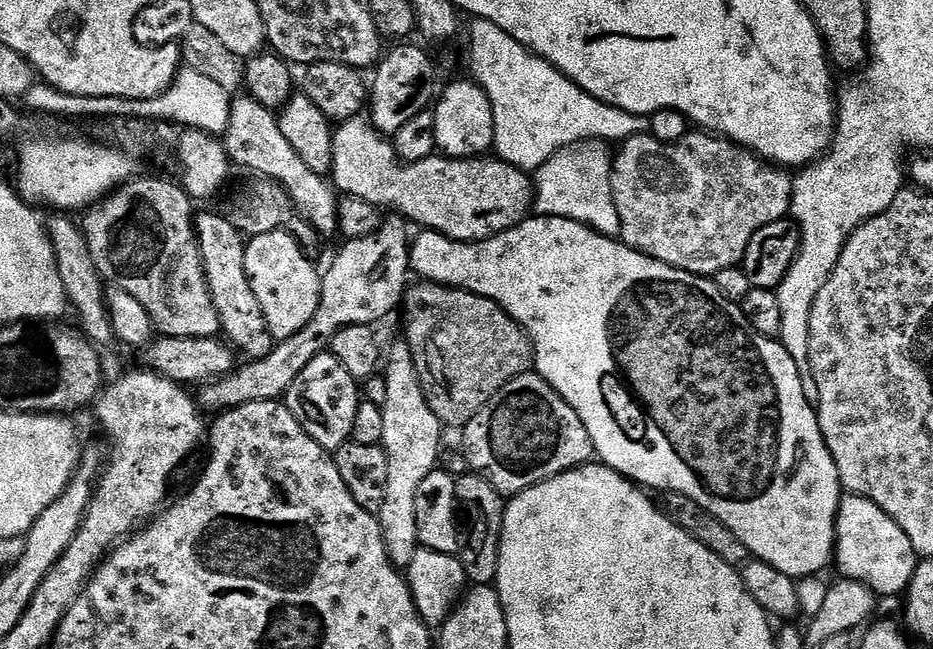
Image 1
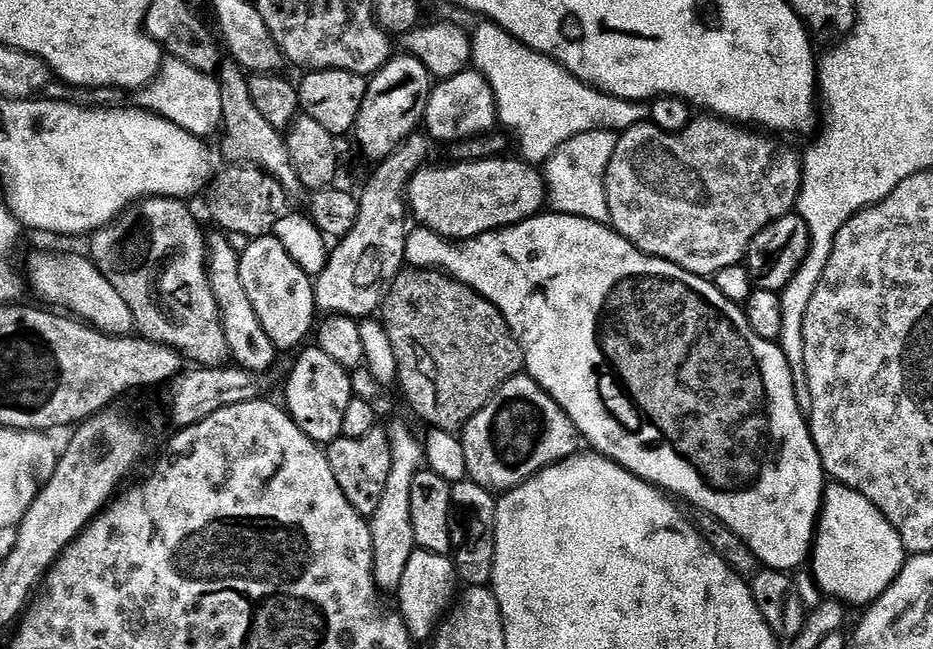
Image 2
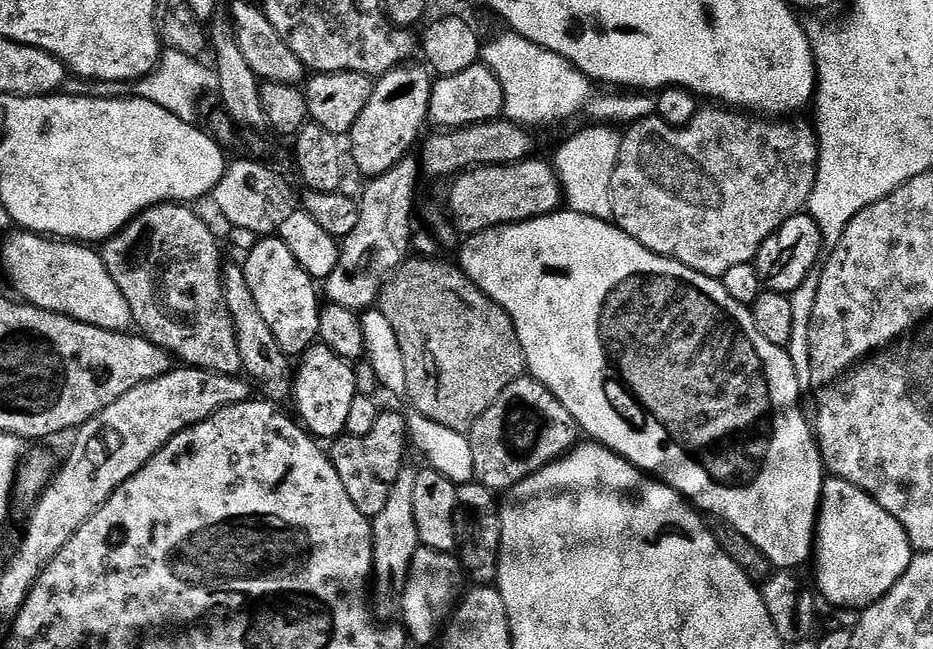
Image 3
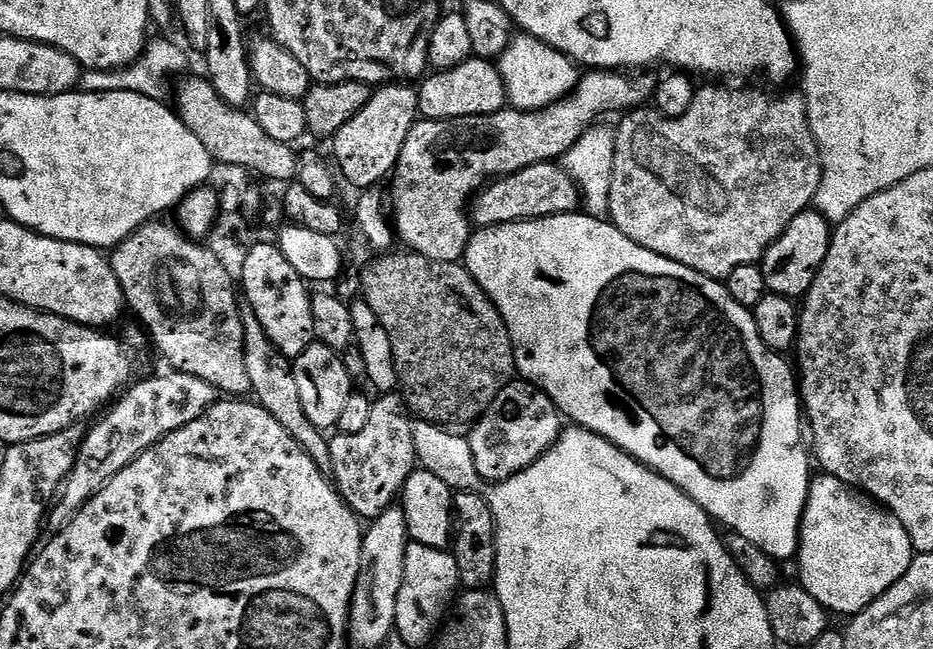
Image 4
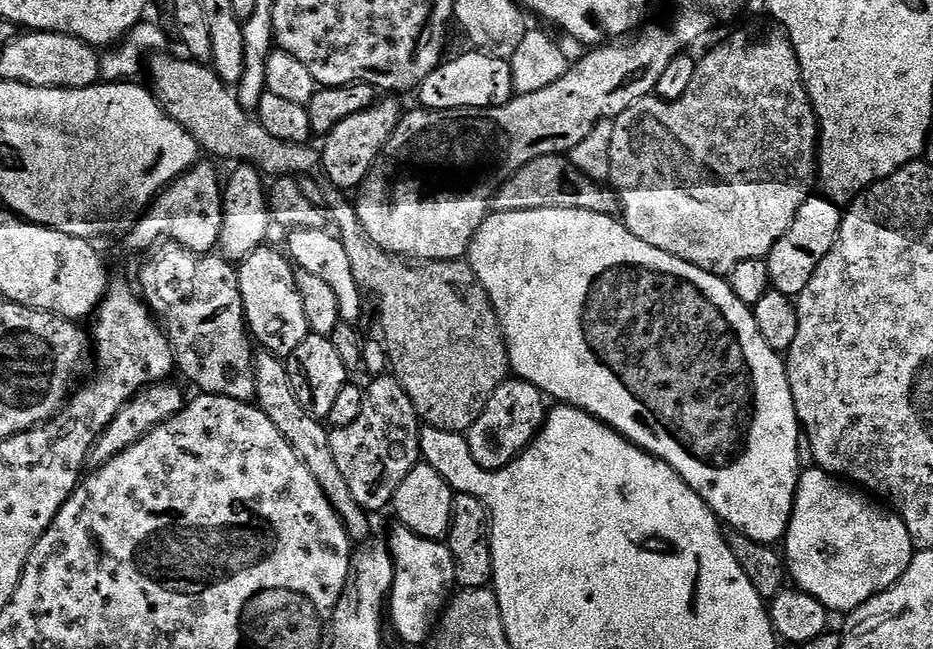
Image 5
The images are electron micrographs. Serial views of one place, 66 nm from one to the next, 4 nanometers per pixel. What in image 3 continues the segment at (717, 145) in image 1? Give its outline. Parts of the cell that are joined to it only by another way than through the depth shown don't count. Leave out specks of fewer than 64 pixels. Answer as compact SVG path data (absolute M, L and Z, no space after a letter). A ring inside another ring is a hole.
M724 106L701 107L688 124L680 128L670 126L666 122L655 118L646 120L635 120L623 129L620 136L620 149L616 159L616 169L612 175L612 195L610 203L612 206L612 220L617 228L621 228L630 238L634 238L646 250L657 252L660 256L668 256L671 260L677 260L702 273L709 278L723 277L730 266L742 266L752 264L757 252L760 251L767 236L772 236L792 216L801 215L802 209L808 203L808 195L812 192L812 183L816 177L816 166L814 163L814 152L804 141L804 136L795 128L792 122L777 122L772 118L753 118L740 110L729 110Z

